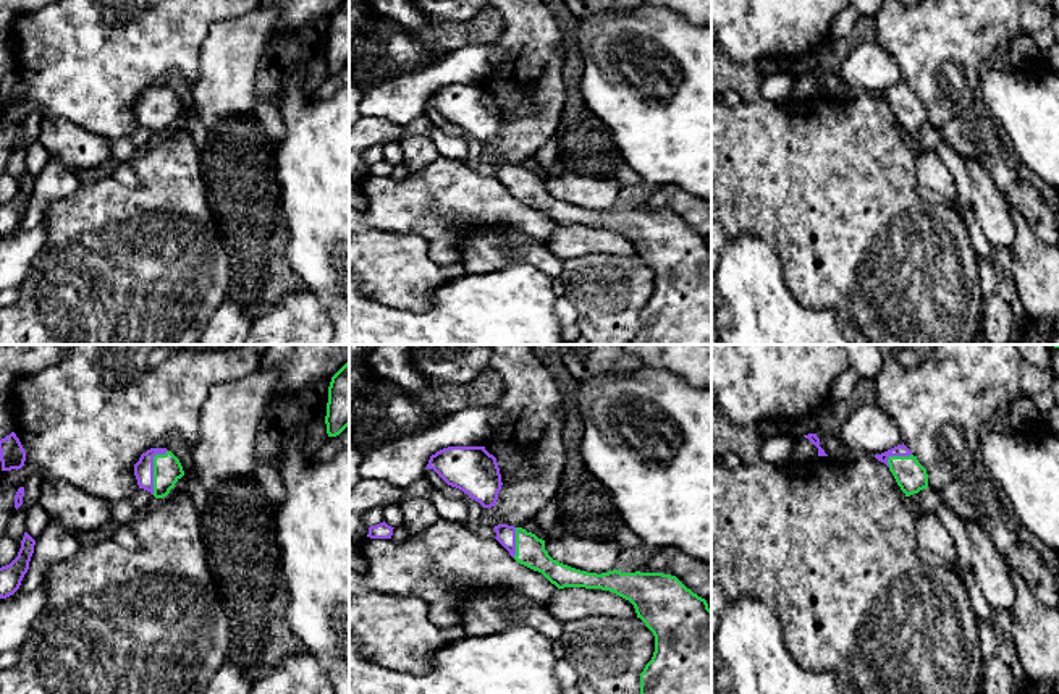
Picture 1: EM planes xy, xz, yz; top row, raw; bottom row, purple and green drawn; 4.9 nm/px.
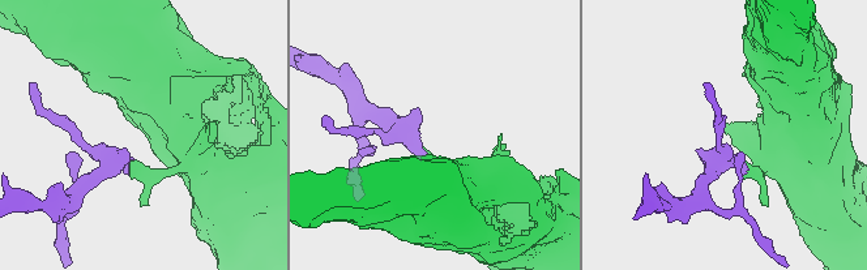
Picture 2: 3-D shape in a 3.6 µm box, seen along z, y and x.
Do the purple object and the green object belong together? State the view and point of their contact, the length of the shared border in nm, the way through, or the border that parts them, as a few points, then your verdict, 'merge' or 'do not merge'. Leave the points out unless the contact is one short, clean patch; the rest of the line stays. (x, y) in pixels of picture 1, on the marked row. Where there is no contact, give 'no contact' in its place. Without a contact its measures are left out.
contact xy (152, 469); length 240 nm; merge

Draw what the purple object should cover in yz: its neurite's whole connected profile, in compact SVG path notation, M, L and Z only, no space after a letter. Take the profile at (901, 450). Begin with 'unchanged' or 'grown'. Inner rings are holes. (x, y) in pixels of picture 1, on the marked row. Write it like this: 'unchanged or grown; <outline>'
grown; M904 443L881 455L875 455L875 458L889 468L905 497L918 493L928 487L926 469Z

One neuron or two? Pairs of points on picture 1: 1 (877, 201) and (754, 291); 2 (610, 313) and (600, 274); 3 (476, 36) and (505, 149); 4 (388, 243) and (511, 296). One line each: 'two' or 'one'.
1: two
2: one
3: two
4: two

